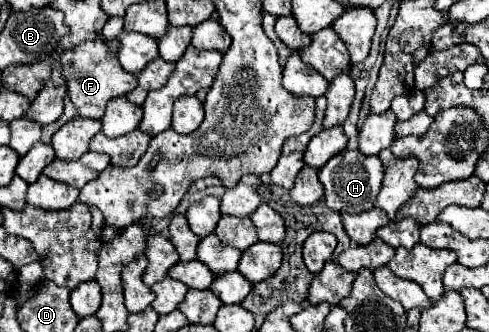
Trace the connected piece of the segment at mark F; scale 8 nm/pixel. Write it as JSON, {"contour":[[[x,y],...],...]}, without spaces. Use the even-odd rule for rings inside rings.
{"contour":[[[83,42],[78,48],[66,50],[62,56],[62,72],[68,82],[68,96],[82,118],[102,118],[110,98],[124,96],[132,92],[138,84],[138,78],[126,72],[116,56],[108,56],[108,46],[105,42]]]}

